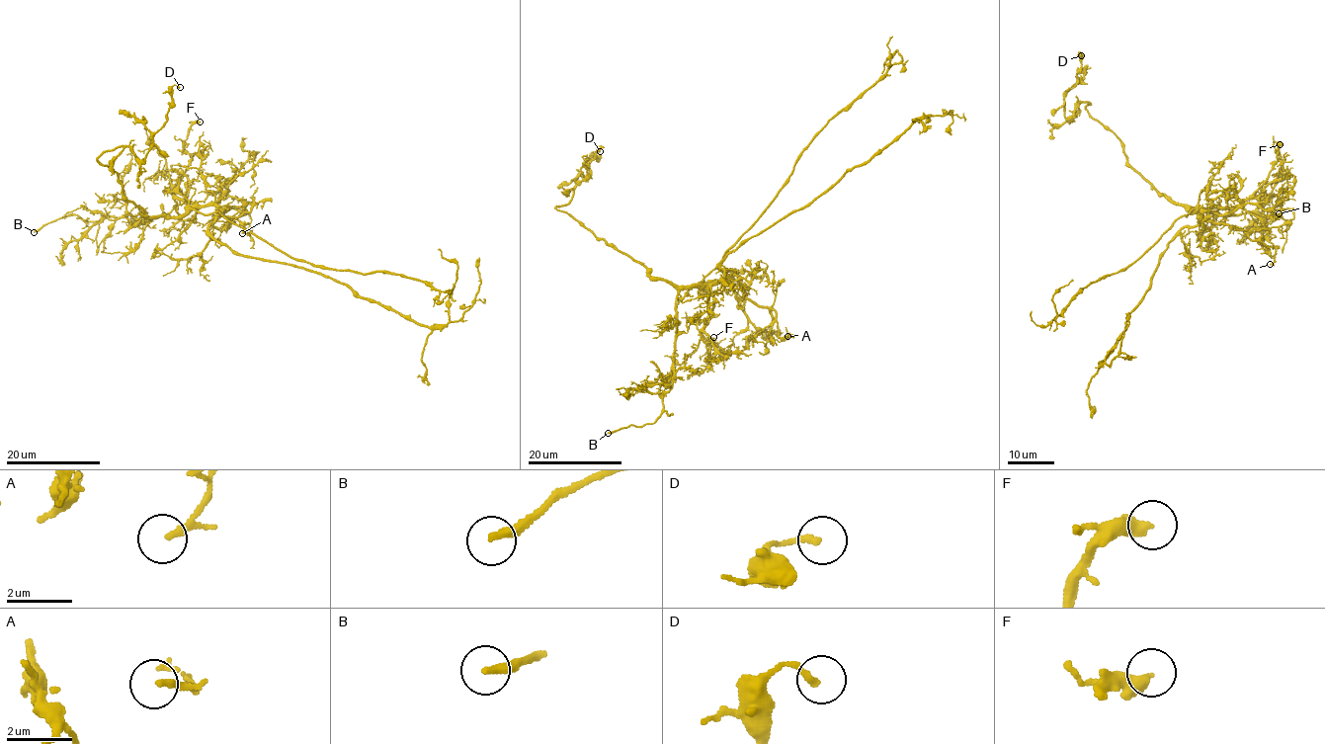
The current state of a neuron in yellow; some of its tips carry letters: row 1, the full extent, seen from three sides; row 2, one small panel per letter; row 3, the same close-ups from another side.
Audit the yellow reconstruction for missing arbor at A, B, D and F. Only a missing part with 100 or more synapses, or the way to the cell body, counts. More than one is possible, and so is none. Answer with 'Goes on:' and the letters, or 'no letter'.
Goes on: B

